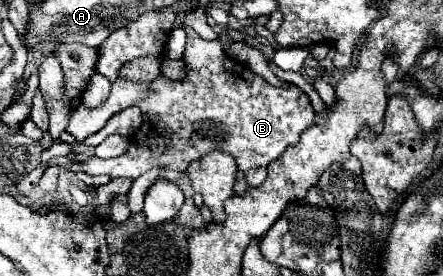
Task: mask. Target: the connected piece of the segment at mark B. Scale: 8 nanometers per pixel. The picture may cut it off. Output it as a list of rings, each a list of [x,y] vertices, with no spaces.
[[[189,27],[185,31],[185,81],[167,81],[163,77],[157,77],[153,83],[135,83],[117,79],[111,87],[109,99],[95,109],[87,109],[85,105],[79,105],[77,109],[71,107],[71,103],[67,103],[67,97],[63,95],[63,67],[59,59],[55,57],[55,53],[43,59],[43,63],[39,65],[39,89],[47,105],[51,137],[57,139],[59,131],[67,129],[73,137],[77,137],[77,141],[83,141],[85,137],[99,131],[113,113],[123,111],[125,107],[137,105],[141,107],[143,114],[143,125],[133,135],[133,141],[123,155],[110,159],[93,155],[81,163],[72,164],[67,170],[89,175],[109,175],[111,179],[137,179],[139,175],[155,167],[183,171],[191,161],[203,159],[209,151],[219,149],[231,153],[239,171],[245,175],[247,185],[257,187],[267,175],[267,165],[275,161],[289,145],[297,143],[301,133],[307,131],[311,123],[315,123],[317,113],[313,111],[309,97],[299,87],[273,87],[263,77],[251,73],[249,67],[227,56],[219,40],[201,39]]]

